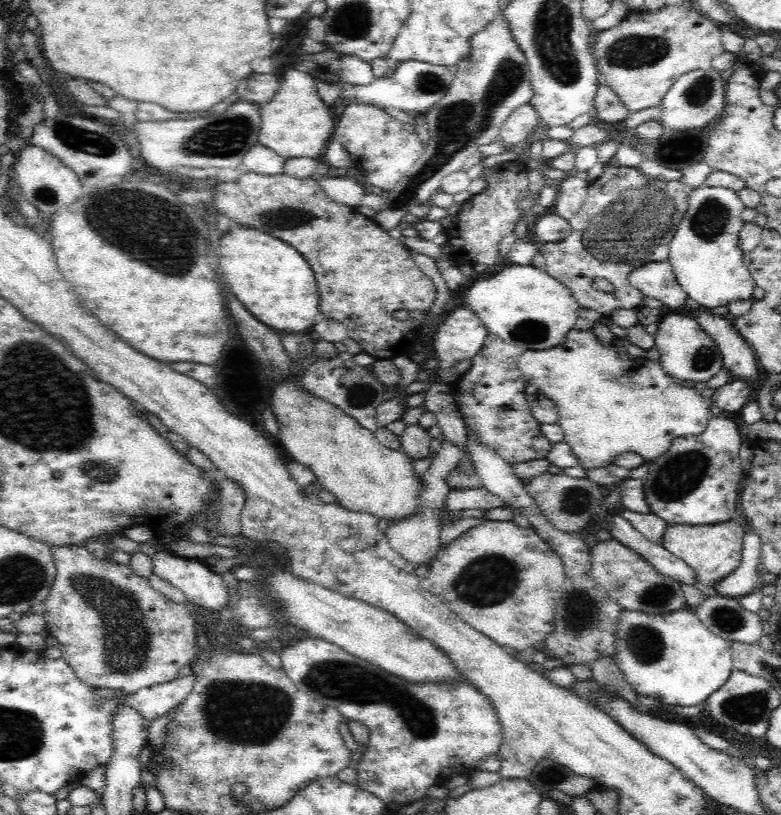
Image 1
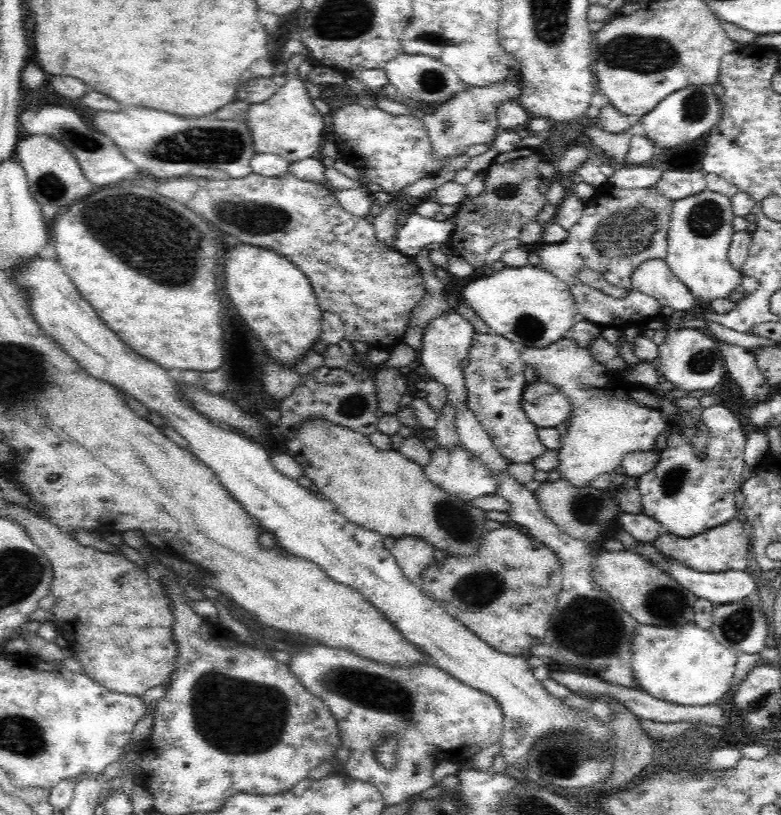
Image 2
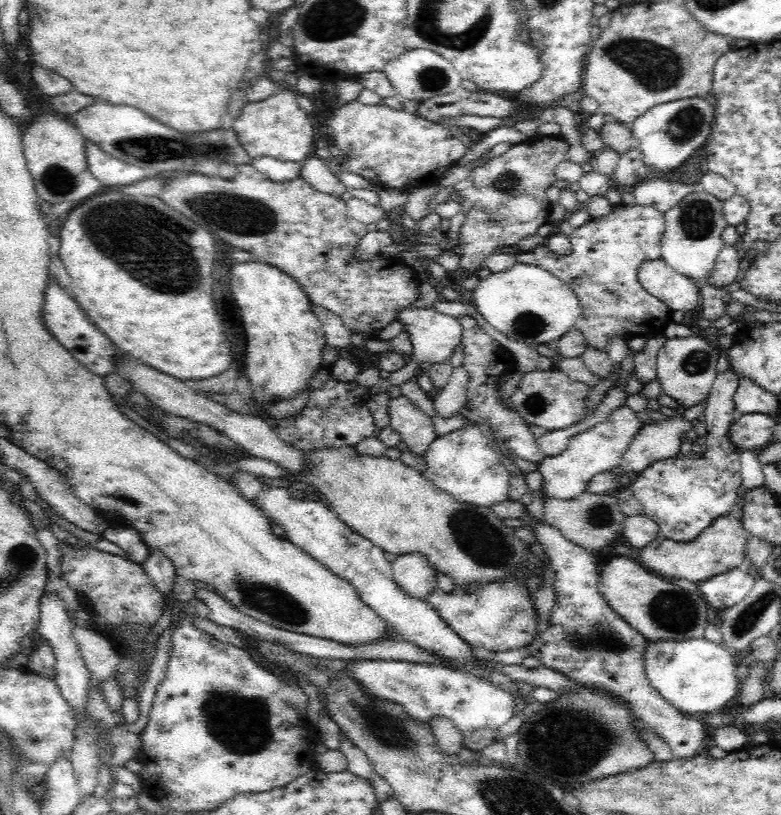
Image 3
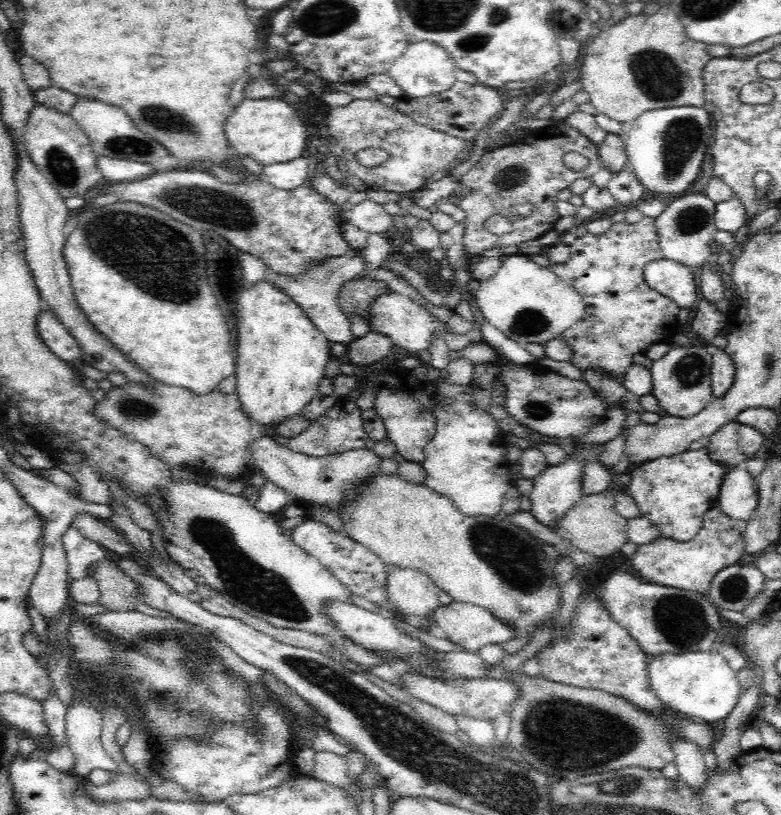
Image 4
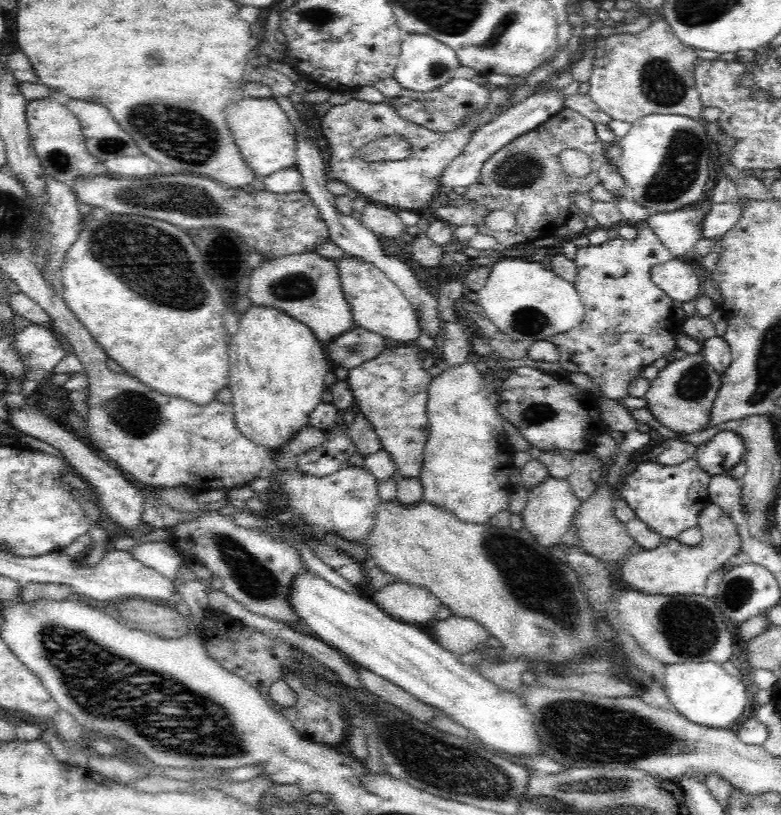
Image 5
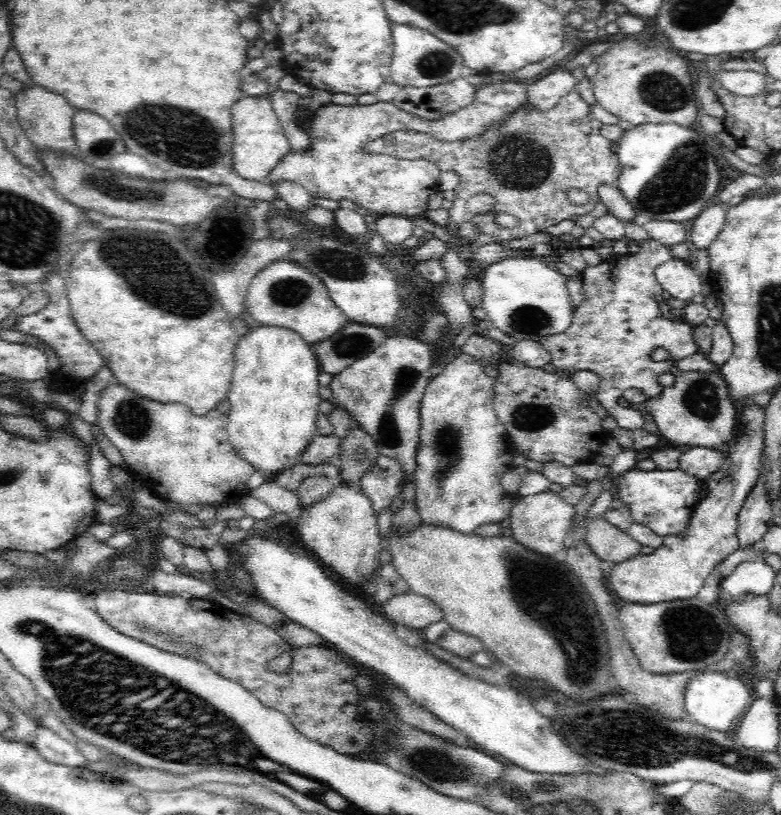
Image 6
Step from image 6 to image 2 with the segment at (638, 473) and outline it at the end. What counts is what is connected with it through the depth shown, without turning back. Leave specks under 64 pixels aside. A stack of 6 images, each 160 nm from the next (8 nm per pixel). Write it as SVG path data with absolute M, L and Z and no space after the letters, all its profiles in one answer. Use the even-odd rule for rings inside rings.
M722 402L699 410L697 416L707 426L705 438L693 438L690 443L690 438L674 430L656 466L639 476L636 484L643 513L657 520L663 531L682 538L697 536L736 518L733 492L741 486L745 465L746 436L736 414Z

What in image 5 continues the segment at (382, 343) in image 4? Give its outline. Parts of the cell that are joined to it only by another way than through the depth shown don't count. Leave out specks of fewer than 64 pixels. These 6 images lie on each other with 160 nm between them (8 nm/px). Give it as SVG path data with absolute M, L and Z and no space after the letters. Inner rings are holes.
M357 326L332 342L325 343L326 358L347 370L376 358L384 348L386 348L384 336Z

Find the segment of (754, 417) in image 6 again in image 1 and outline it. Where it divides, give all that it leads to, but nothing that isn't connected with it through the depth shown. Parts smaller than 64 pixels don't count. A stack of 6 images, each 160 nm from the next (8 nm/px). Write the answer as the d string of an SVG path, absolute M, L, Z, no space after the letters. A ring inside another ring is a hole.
M730 519L718 524L690 524L670 525L664 534L662 545L672 552L695 571L696 587L702 595L712 597L717 595L716 582L724 580L728 574L734 572L742 562L745 528L737 519Z

